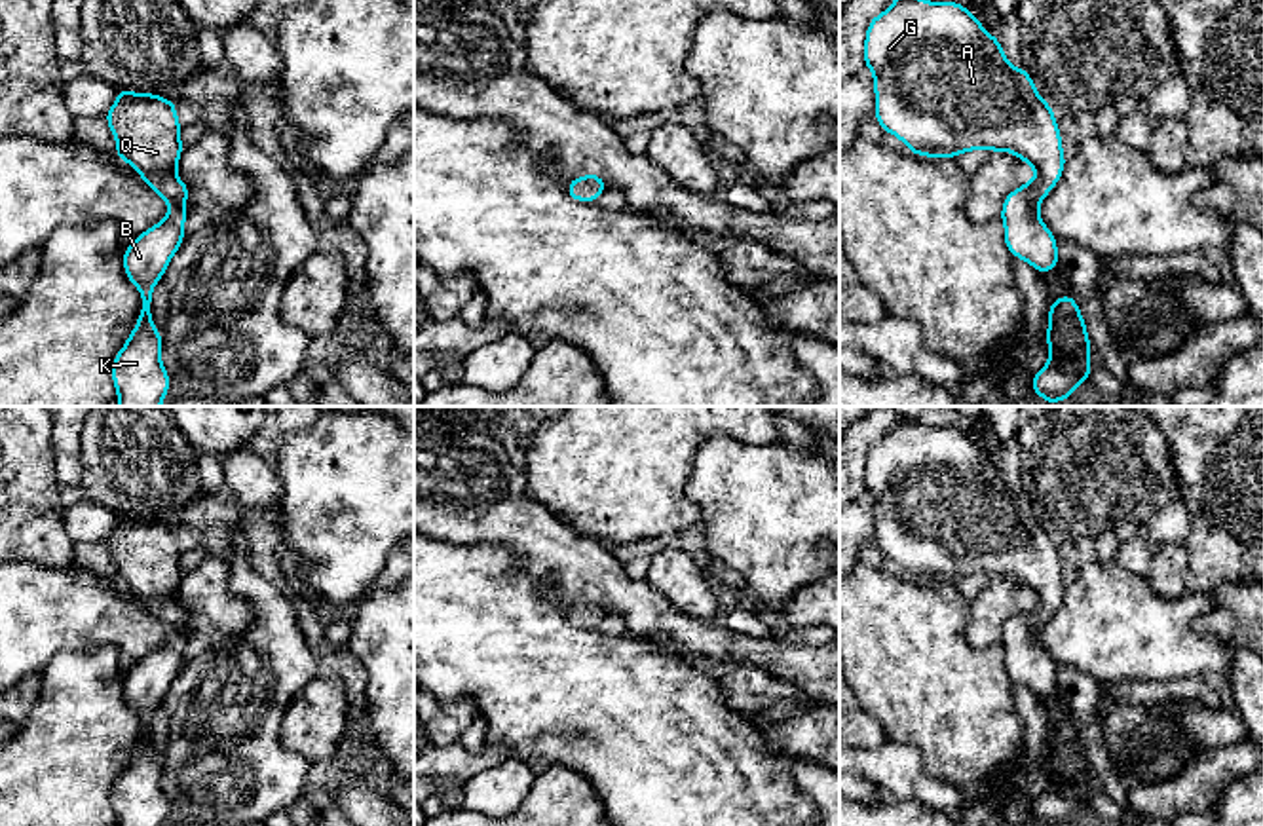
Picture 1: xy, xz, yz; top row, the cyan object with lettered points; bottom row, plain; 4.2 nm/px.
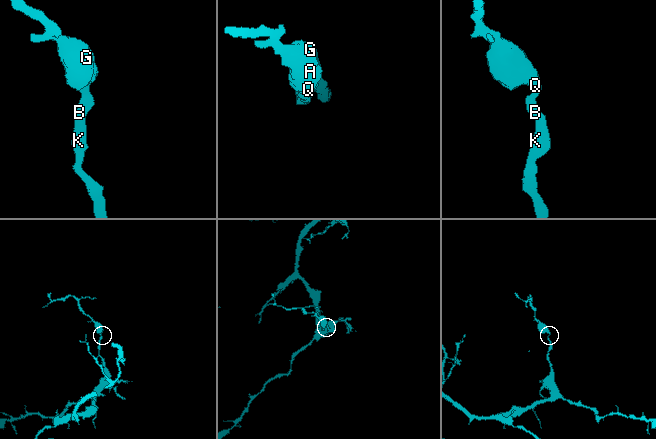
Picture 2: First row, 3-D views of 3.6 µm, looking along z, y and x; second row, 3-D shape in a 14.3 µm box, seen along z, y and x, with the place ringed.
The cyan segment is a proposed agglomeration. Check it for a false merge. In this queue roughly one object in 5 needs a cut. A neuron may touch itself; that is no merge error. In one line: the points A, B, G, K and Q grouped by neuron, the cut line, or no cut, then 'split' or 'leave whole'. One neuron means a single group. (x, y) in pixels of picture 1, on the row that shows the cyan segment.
A B G K Q | no cut | leave whole

